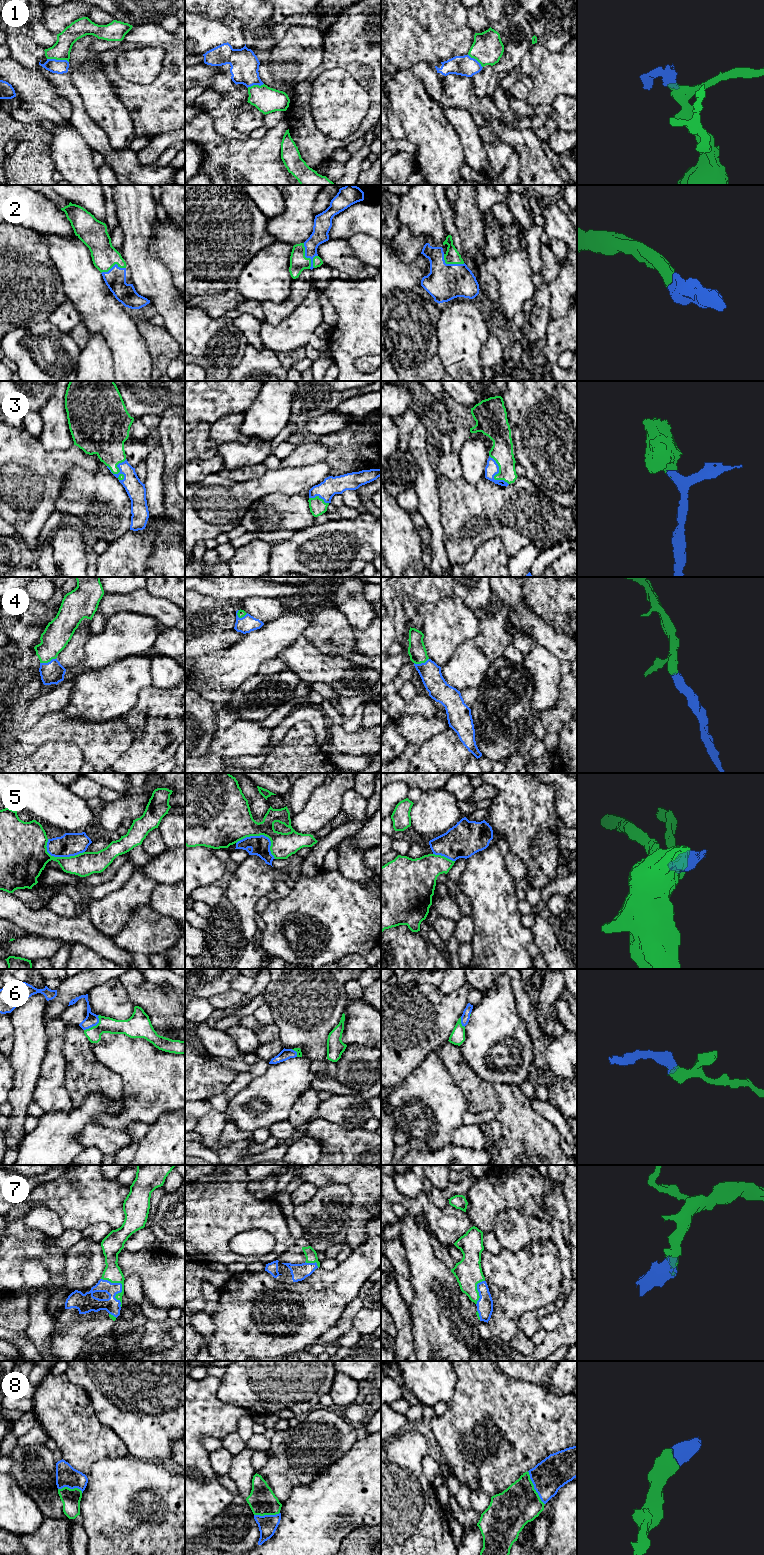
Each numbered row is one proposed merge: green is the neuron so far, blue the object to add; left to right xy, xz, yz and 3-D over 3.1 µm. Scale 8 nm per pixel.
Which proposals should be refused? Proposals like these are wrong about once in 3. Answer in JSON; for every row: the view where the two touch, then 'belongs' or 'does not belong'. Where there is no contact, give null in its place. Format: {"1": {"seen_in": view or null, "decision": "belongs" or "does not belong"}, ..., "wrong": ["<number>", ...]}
{"1": {"seen_in": "xy", "decision": "belongs"}, "2": {"seen_in": "xz", "decision": "belongs"}, "3": {"seen_in": "xy", "decision": "belongs"}, "4": {"seen_in": "xy", "decision": "belongs"}, "5": {"seen_in": "xz", "decision": "does not belong"}, "6": {"seen_in": "xy", "decision": "belongs"}, "7": {"seen_in": "xy", "decision": "belongs"}, "8": {"seen_in": "yz", "decision": "belongs"}, "wrong": ["5"]}

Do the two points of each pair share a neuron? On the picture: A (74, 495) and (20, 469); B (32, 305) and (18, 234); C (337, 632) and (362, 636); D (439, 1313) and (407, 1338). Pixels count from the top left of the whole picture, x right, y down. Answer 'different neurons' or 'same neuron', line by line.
A: different neurons
B: same neuron
C: different neurons
D: different neurons

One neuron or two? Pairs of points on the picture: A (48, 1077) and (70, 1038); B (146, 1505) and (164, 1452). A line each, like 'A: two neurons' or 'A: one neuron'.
A: two neurons
B: two neurons

